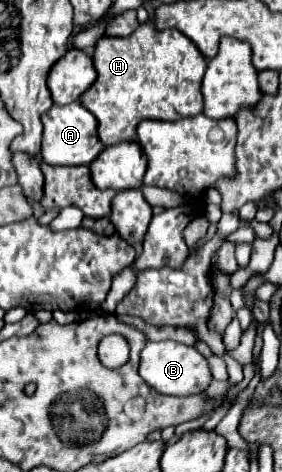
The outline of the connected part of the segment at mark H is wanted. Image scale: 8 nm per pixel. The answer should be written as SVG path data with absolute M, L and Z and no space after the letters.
M148 21L140 25L128 37L102 37L94 49L94 67L98 71L96 83L80 97L82 105L98 119L98 137L106 147L132 141L136 137L136 127L144 119L158 121L180 121L186 117L196 117L204 111L204 95L200 91L202 77L206 73L206 57L196 49L196 45L176 29L156 31L154 23Z

